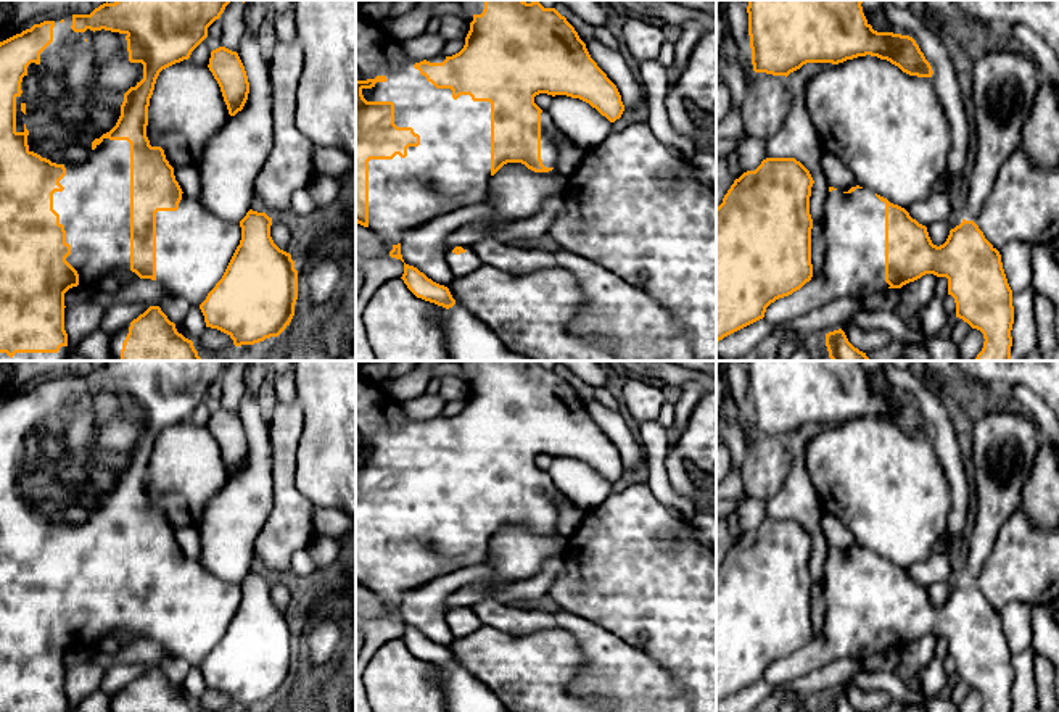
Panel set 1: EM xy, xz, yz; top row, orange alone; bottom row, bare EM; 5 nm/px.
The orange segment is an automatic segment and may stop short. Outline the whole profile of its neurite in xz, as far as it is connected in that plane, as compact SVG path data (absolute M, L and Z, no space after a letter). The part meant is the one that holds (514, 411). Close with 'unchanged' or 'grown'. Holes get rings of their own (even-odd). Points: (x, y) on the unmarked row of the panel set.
M460 361L468 374L473 375L470 391L465 398L464 409L452 417L436 416L428 420L409 417L391 396L381 391L375 382L364 377L356 379L356 583L373 591L380 599L393 606L391 612L383 617L402 620L401 598L409 588L426 585L428 582L452 573L459 569L483 564L488 559L491 538L507 524L521 524L534 533L549 533L557 530L557 504L555 496L560 493L554 485L547 470L541 470L534 464L539 454L567 456L579 459L595 469L610 483L621 478L624 466L616 446L591 419L586 404L579 399L575 388L555 369L544 369L538 361L526 364L525 361Z; grown

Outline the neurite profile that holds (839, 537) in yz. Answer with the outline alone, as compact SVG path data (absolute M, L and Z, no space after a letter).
M821 507L819 525L829 548L834 548L840 553L848 553L851 548L858 546L853 533L824 507Z

